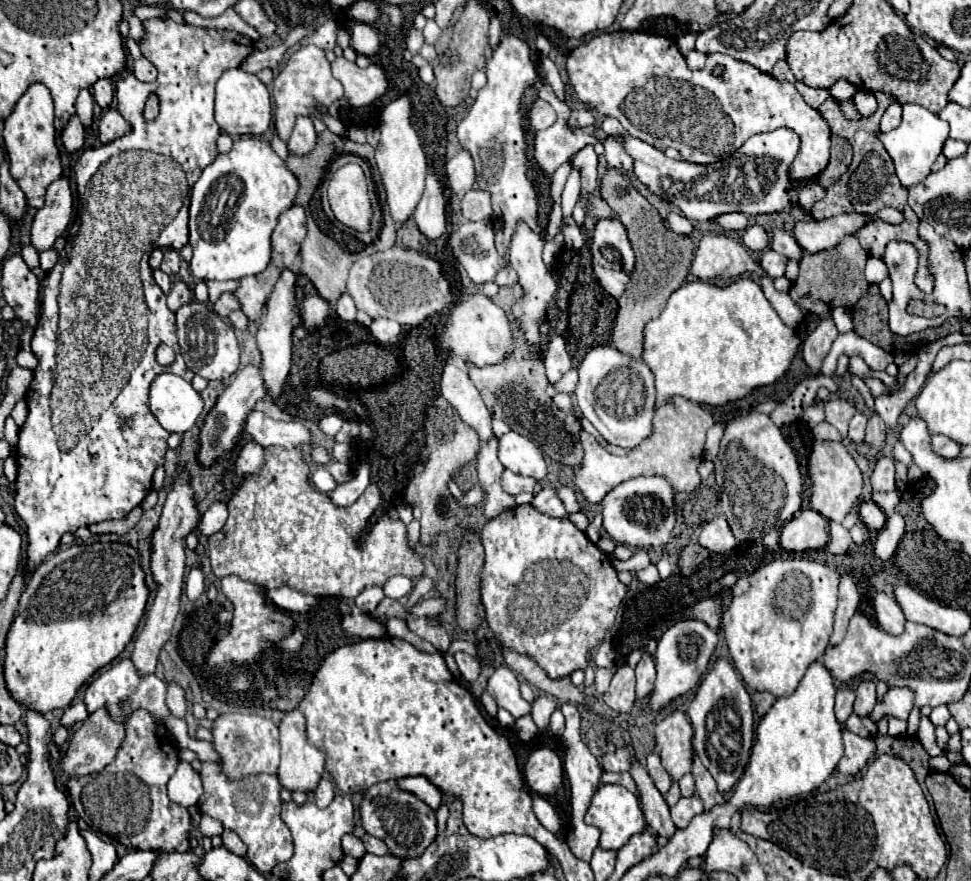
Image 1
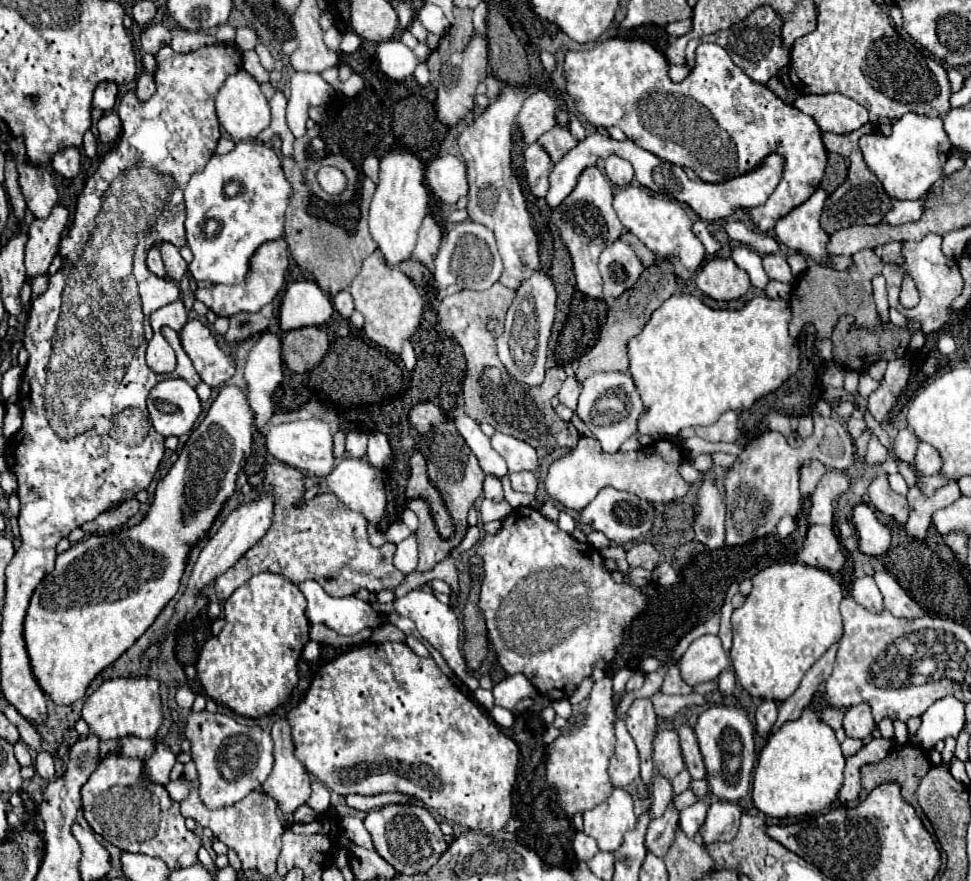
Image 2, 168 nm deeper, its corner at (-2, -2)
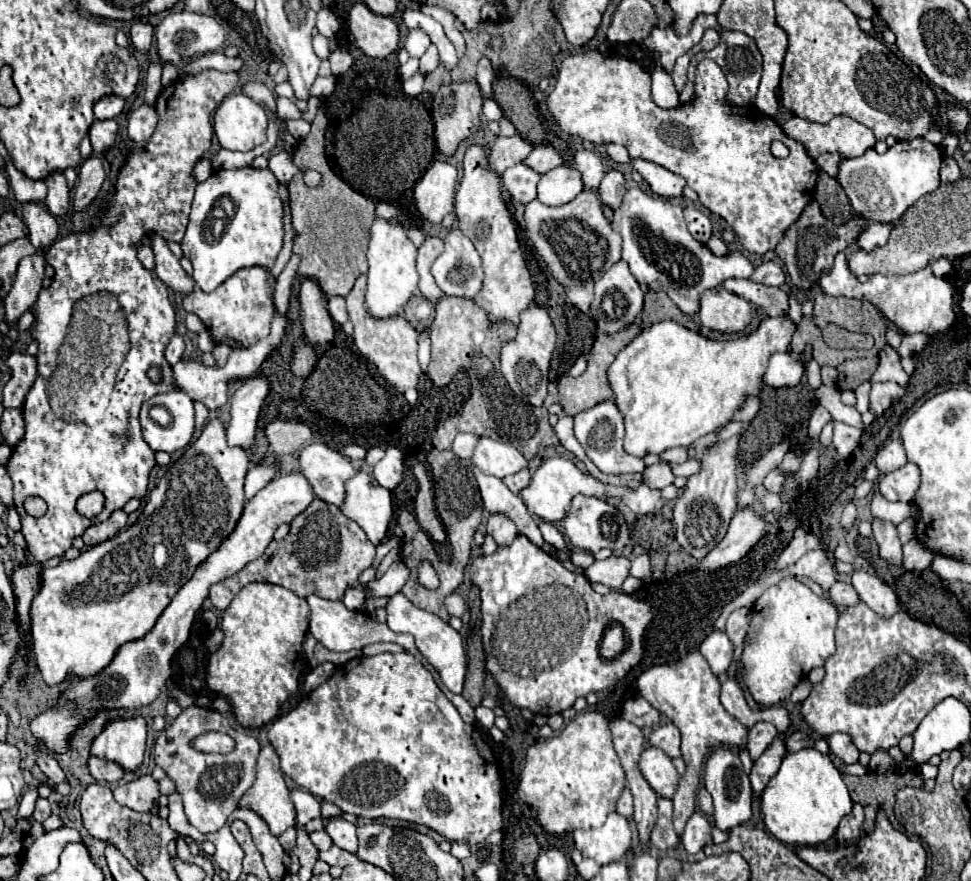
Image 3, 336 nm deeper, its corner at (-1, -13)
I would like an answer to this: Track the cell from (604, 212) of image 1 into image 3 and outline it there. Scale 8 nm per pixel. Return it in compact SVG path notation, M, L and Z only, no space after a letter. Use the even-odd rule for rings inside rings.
M647 290L645 308L641 312L641 320L643 320L639 324L641 330L649 328L649 326L653 326L657 322L663 322L663 320L673 320L673 322L677 322L677 324L681 324L681 326L685 326L689 330L699 330L689 316L681 314L681 310L673 304L673 300L665 292Z

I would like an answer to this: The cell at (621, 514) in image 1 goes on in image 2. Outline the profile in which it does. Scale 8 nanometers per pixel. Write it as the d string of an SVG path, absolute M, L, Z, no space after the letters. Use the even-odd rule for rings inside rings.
M612 487L602 489L596 499L582 509L582 521L592 525L596 531L602 531L612 543L626 545L642 537L644 533L652 531L654 527L654 505L646 499L640 499L638 495L630 491L618 491Z

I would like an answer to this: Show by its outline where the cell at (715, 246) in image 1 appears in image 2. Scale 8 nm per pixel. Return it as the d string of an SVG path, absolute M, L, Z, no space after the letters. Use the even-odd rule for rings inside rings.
M718 255L696 271L696 287L718 301L732 301L750 289L750 277L730 257Z

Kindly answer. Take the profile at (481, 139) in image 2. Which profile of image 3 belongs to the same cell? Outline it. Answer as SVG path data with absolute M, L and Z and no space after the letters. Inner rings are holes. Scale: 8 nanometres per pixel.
M471 146L465 152L463 160L463 178L455 196L455 214L457 214L457 228L475 244L479 256L481 256L481 266L483 266L483 288L477 292L473 302L487 314L489 322L511 322L513 326L519 324L519 314L533 302L533 280L527 270L527 262L523 256L523 250L519 246L519 236L517 236L517 226L513 222L513 216L509 214L505 202L501 200L501 182L497 182L499 174L493 174L491 170L485 170L485 158L487 150L481 146Z

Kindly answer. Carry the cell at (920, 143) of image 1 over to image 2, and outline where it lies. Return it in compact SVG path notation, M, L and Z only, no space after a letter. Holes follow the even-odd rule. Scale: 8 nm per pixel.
M906 113L892 125L892 135L886 137L878 131L862 135L862 153L866 165L878 175L886 193L892 199L920 199L942 177L942 165L952 151L950 139L944 131L940 117L926 117Z

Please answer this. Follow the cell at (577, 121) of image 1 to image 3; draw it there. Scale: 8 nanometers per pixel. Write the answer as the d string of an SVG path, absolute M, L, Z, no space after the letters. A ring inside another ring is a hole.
M535 146L531 150L531 154L523 160L523 164L527 164L531 170L535 170L537 174L545 174L557 166L561 166L561 156L553 146Z

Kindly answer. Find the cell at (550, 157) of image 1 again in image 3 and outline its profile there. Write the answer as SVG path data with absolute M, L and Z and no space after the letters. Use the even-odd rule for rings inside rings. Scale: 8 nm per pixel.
M525 164L511 166L501 174L501 188L515 204L529 204L531 200L535 200L537 182L539 182L539 174L529 170L529 166Z

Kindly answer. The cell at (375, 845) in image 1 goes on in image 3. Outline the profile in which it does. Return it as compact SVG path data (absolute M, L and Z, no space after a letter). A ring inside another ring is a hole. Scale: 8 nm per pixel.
M331 816L329 822L323 828L327 836L337 844L339 848L355 854L357 852L357 834L355 834L355 824L343 820L341 816Z

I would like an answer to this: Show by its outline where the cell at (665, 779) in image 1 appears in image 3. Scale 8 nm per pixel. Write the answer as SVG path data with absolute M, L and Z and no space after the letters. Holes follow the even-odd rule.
M659 798L659 820L651 832L651 846L661 850L661 852L669 852L675 850L681 842L679 834L673 828L673 804L667 798Z

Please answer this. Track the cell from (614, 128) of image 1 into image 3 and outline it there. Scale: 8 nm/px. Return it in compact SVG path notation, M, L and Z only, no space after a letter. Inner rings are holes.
M607 144L605 148L607 148L607 154L609 154L609 158L611 158L613 162L619 162L619 164L631 162L631 156L629 156L629 152L625 150L625 146L621 146L621 144Z

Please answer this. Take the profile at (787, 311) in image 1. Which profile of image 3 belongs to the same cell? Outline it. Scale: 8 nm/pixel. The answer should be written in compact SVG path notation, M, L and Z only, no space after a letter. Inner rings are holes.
M629 188L623 204L613 214L611 226L623 240L621 260L627 262L635 280L655 292L663 290L683 314L699 312L699 300L705 290L719 288L729 278L749 278L753 274L751 262L741 252L715 256L705 244L697 242L685 226L683 208L653 192Z

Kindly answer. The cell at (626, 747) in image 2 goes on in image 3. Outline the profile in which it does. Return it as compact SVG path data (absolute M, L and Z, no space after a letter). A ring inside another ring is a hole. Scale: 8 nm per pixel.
M629 788L623 790L623 794L621 794L619 802L617 802L617 812L621 816L625 816L629 822L633 820L633 796L629 794Z

